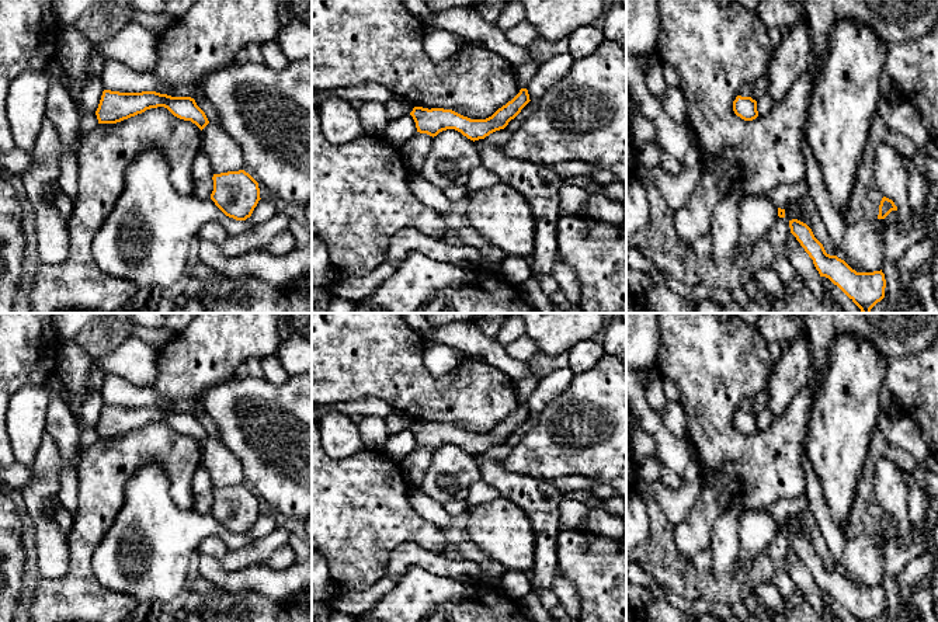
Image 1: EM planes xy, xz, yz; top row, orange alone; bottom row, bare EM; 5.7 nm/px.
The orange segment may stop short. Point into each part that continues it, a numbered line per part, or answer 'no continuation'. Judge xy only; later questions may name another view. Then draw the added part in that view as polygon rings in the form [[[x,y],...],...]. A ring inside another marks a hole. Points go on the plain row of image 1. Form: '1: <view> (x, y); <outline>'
no continuation

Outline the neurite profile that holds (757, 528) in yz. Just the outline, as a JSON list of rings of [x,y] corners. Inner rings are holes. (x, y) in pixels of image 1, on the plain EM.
[[[746,510],[739,514],[739,556],[737,556],[737,580],[741,588],[748,587],[746,571],[750,564],[764,556],[768,546],[777,539],[778,521],[774,515],[764,510]]]

